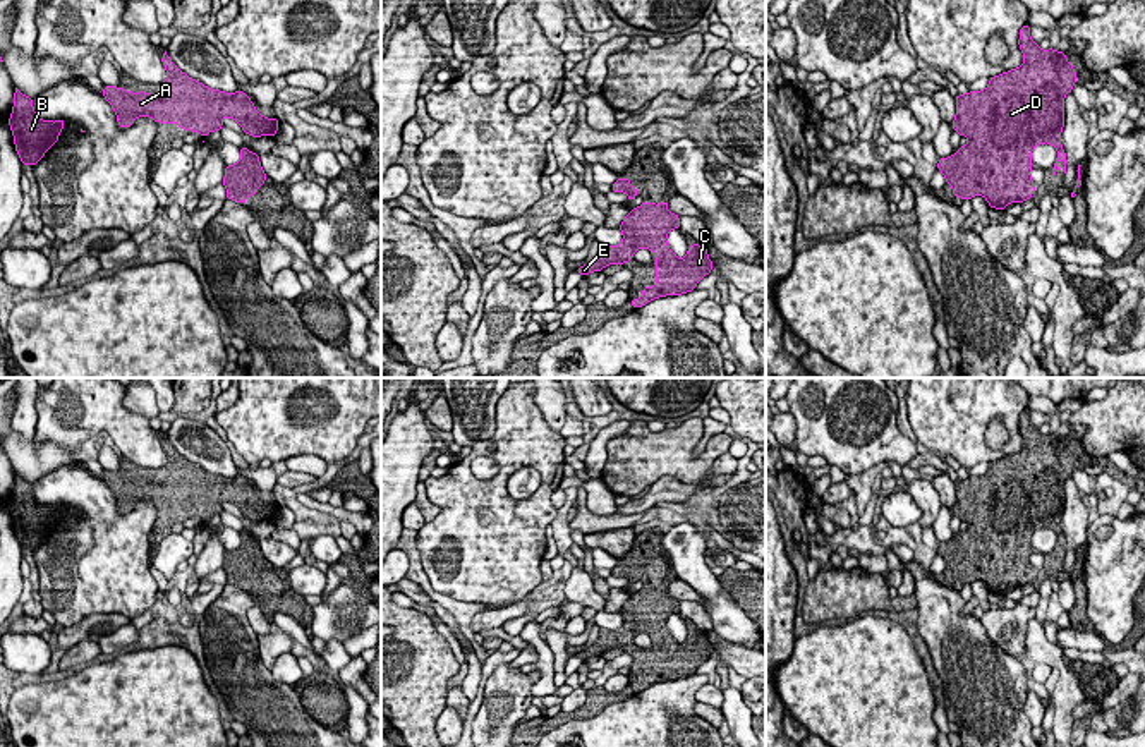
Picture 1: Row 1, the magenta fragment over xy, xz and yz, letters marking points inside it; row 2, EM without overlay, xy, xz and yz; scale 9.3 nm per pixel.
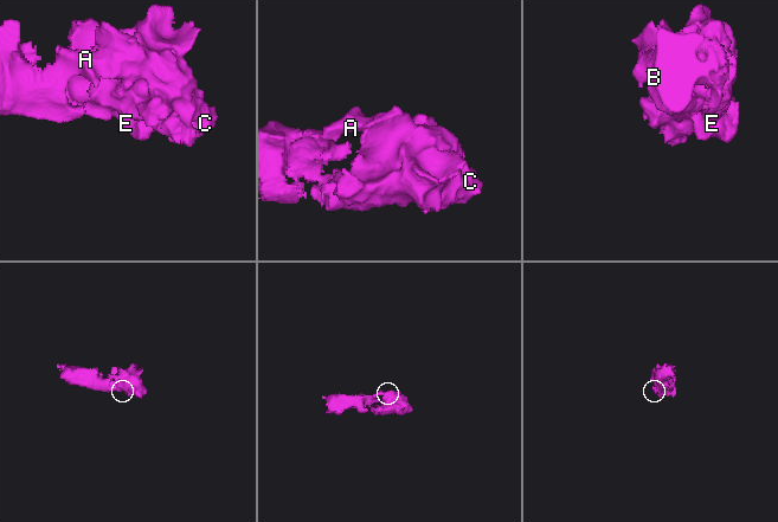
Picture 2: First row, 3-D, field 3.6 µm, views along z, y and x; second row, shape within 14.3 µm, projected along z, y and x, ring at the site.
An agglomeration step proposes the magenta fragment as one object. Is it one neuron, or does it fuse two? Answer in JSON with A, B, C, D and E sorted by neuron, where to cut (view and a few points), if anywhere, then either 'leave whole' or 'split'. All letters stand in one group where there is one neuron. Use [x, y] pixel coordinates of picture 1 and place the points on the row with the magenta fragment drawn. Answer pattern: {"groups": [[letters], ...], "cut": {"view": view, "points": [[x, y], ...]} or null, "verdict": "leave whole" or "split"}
{"groups": [["A", "B", "C", "D", "E"]], "cut": null, "verdict": "leave whole"}

